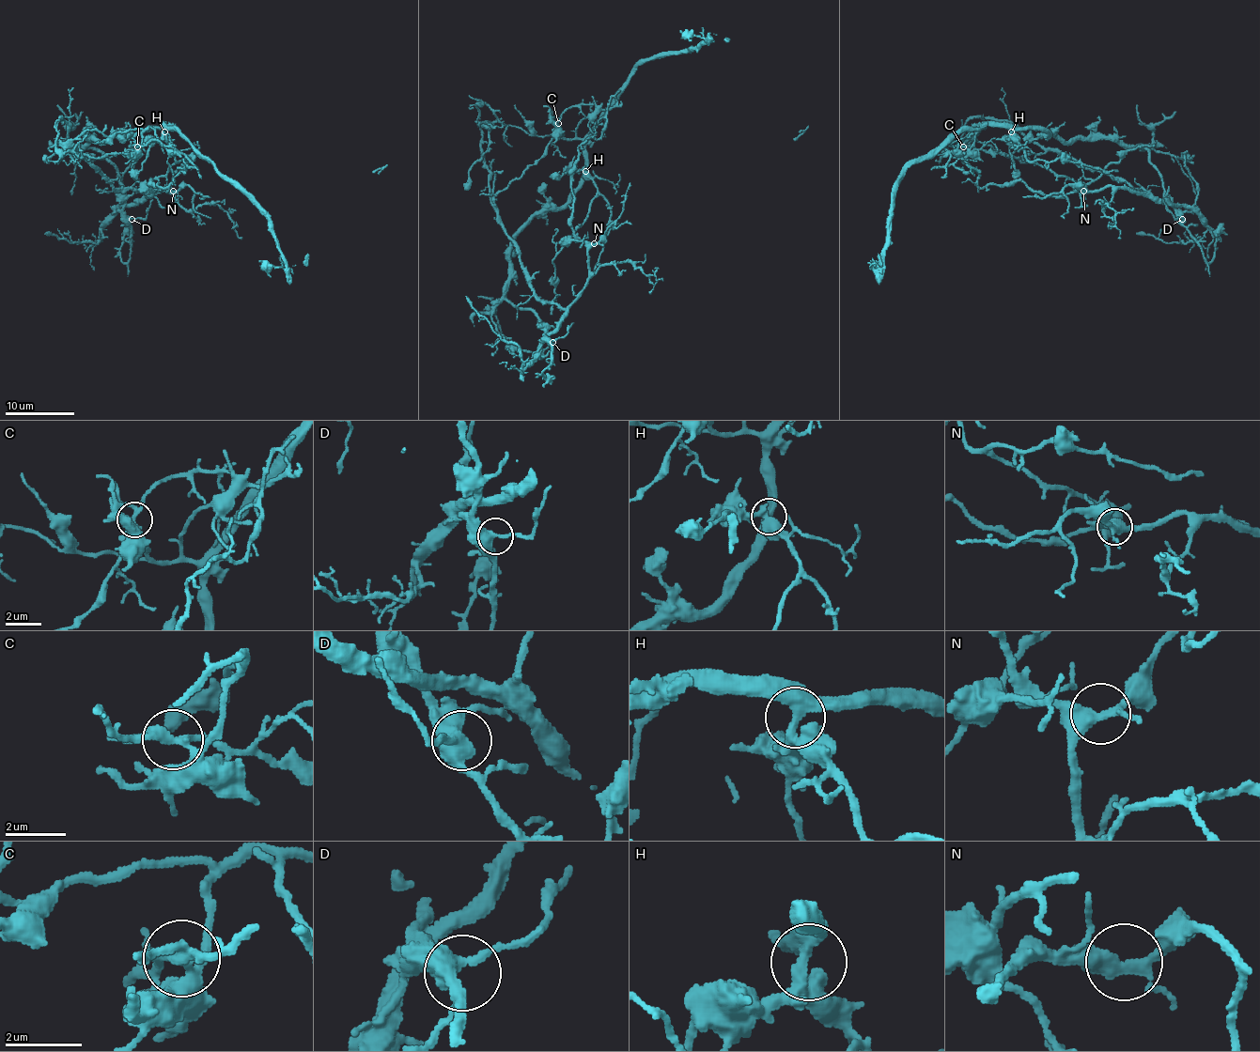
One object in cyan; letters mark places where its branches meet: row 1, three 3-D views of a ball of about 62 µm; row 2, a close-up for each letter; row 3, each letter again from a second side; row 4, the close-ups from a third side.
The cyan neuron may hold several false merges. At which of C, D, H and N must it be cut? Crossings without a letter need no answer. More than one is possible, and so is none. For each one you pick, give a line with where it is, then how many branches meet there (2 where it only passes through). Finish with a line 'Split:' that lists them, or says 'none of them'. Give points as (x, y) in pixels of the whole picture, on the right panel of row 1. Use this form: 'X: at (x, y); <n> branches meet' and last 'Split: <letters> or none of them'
C: at (963, 146); 4 branches meet
Split: C

